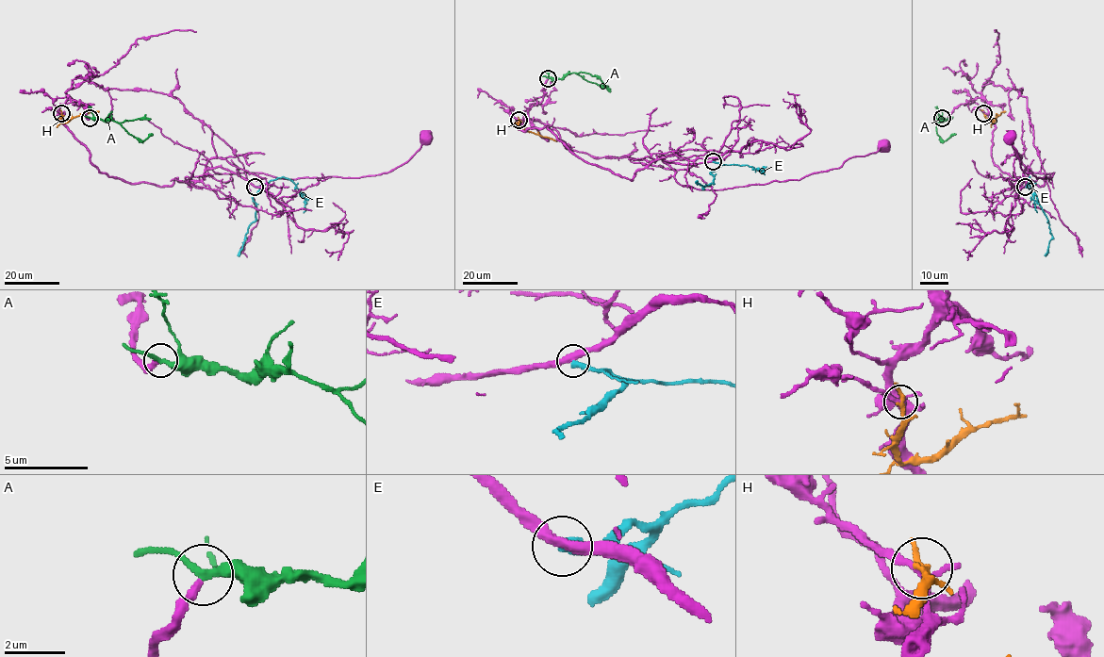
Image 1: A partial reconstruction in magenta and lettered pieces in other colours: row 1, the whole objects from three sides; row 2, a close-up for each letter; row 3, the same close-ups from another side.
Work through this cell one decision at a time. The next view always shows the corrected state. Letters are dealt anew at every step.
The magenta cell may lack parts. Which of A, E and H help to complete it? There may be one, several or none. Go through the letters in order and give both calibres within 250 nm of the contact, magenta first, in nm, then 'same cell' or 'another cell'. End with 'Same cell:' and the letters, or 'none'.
A: 280/280 nm | same cell
E: 360/400 nm | another cell
H: 190/190 nm | another cell
Same cell: A

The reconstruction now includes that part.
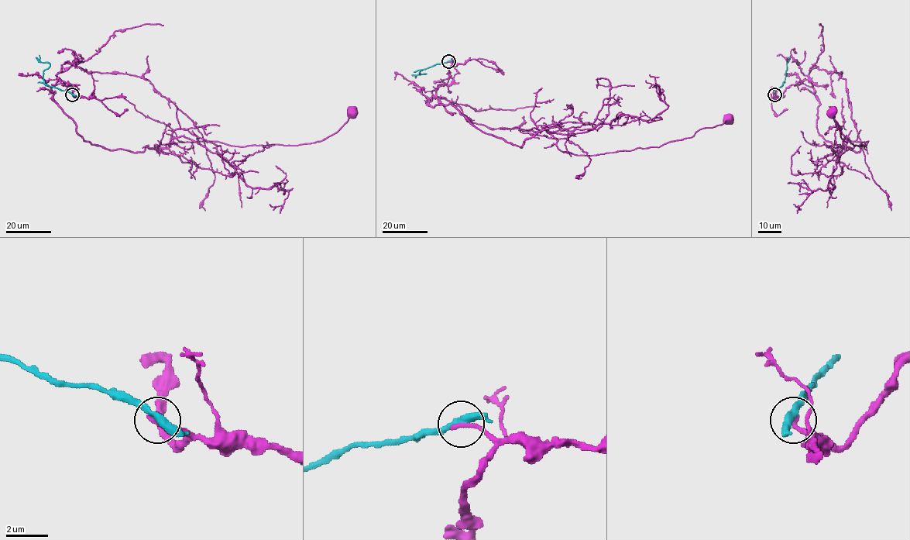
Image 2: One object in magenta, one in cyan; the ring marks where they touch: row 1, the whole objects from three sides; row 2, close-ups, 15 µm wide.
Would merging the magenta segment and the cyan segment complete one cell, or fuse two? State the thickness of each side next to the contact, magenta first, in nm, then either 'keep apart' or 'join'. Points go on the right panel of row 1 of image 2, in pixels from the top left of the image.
200/320 nm | keep apart

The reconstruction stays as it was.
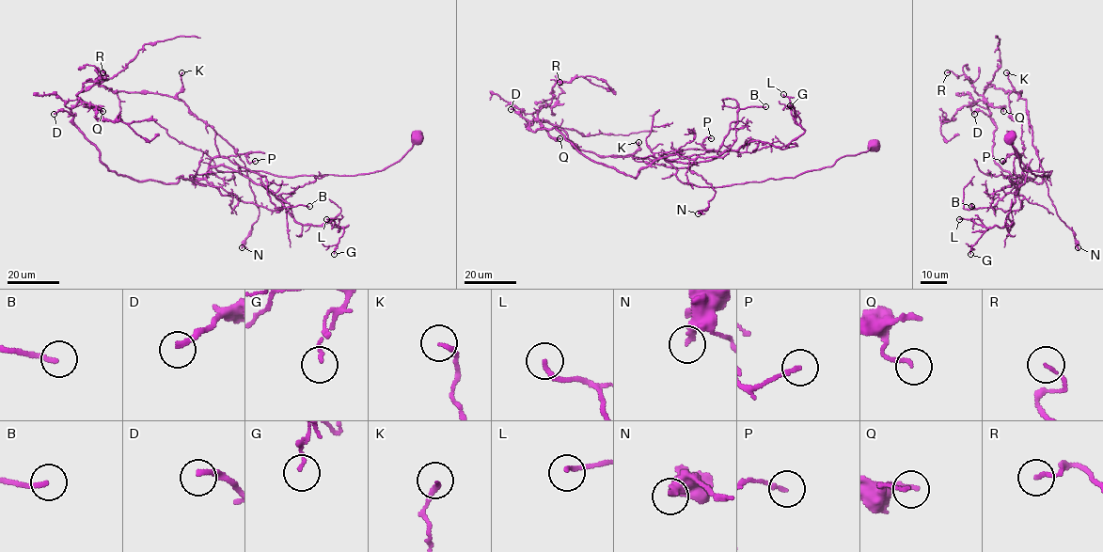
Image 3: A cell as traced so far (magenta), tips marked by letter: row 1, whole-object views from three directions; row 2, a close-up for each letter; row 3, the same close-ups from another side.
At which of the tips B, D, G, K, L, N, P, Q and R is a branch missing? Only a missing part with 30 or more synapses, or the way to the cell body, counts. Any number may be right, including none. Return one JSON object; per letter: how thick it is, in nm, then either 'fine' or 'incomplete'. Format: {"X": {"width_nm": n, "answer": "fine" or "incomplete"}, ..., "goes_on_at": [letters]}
{"B": {"width_nm": 190, "answer": "fine"}, "D": {"width_nm": 200, "answer": "incomplete"}, "G": {"width_nm": 110, "answer": "fine"}, "K": {"width_nm": 200, "answer": "fine"}, "L": {"width_nm": 180, "answer": "fine"}, "N": {"width_nm": 280, "answer": "fine"}, "P": {"width_nm": 170, "answer": "fine"}, "Q": {"width_nm": 150, "answer": "fine"}, "R": {"width_nm": 110, "answer": "fine"}, "goes_on_at": ["D"]}

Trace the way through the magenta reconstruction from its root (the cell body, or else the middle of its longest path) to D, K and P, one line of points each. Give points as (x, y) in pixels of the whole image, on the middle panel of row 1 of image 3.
D: (873, 145), (794, 178), (700, 187), (664, 158), (625, 175), (511, 109)
K: (873, 145), (794, 178), (700, 187), (664, 158), (634, 178), (527, 124), (545, 119), (601, 156), (638, 142)
P: (873, 145), (794, 178), (714, 187), (683, 182), (666, 158), (703, 154), (701, 142), (711, 138)

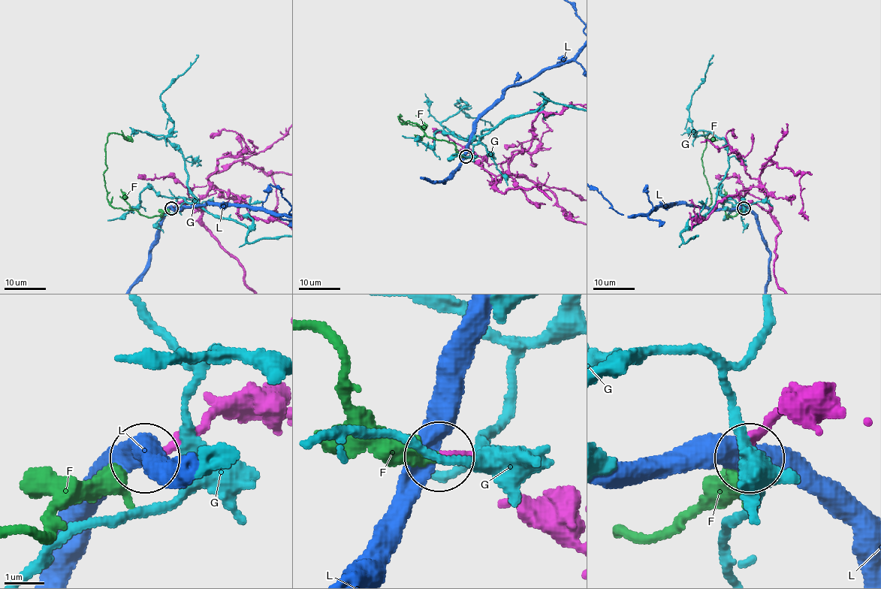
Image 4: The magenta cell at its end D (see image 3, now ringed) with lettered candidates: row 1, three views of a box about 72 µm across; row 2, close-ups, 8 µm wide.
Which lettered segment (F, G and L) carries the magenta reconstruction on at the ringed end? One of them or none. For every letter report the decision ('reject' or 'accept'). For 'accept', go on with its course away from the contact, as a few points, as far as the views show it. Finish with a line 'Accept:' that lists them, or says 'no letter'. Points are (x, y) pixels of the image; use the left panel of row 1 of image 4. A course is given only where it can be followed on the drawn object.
F: accept; course (171, 207), (161, 215), (150, 217), (109, 202), (104, 174), (107, 137), (116, 133), (126, 139), (121, 131)
G: reject
L: reject
Accept: F

